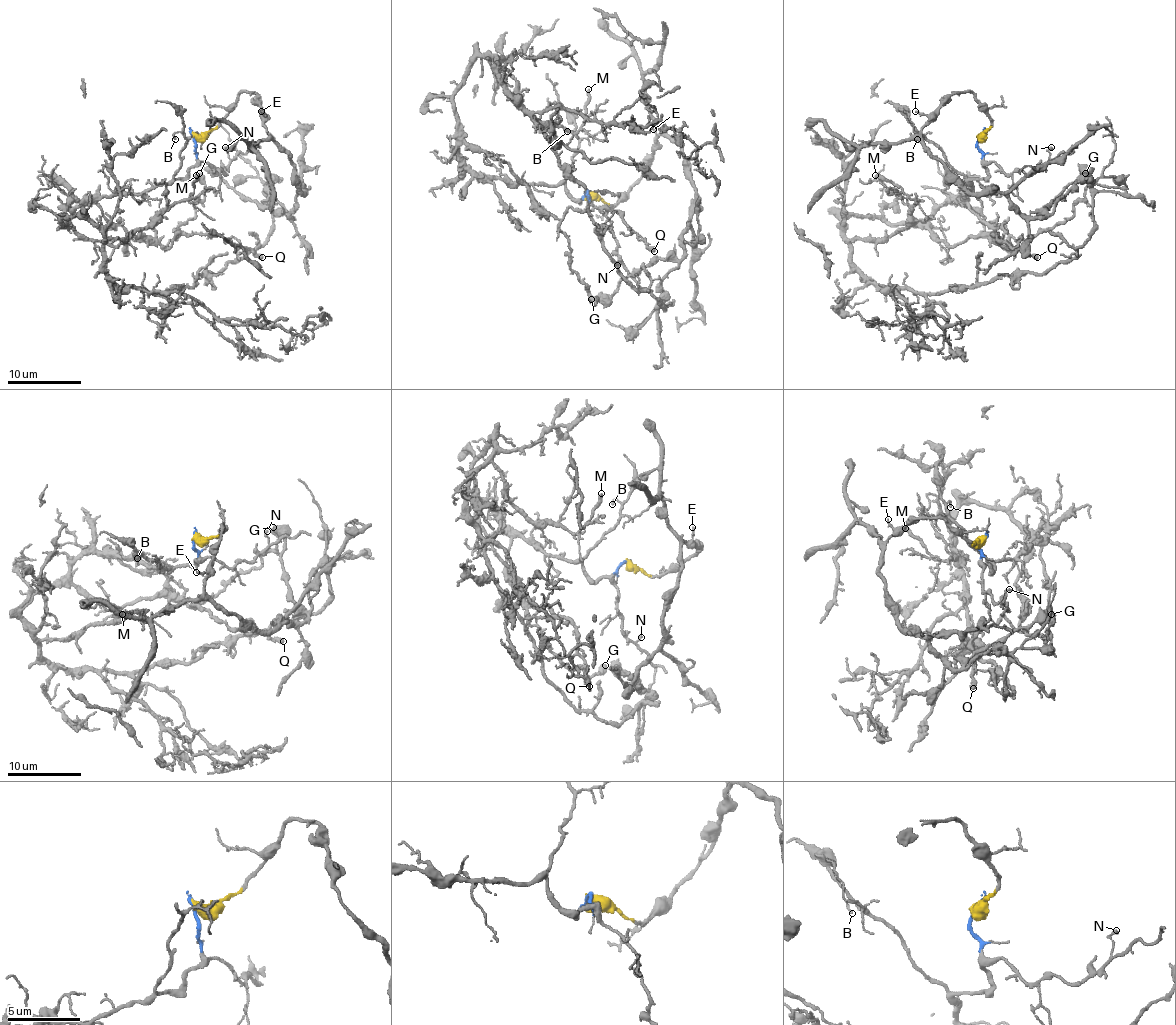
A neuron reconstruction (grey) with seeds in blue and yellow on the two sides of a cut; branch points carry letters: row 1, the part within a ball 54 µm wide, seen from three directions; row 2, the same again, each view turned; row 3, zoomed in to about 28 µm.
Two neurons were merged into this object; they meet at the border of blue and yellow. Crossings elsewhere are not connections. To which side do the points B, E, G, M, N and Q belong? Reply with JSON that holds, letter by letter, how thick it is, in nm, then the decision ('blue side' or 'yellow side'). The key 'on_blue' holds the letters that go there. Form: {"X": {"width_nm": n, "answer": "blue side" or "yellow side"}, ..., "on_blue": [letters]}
{"B": {"width_nm": 120, "answer": "blue side"}, "E": {"width_nm": 120, "answer": "yellow side"}, "G": {"width_nm": 600, "answer": "blue side"}, "M": {"width_nm": 340, "answer": "blue side"}, "N": {"width_nm": 150, "answer": "blue side"}, "Q": {"width_nm": 440, "answer": "blue side"}, "on_blue": ["B", "G", "M", "N", "Q"]}

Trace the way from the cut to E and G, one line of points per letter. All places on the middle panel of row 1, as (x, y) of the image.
E: (586, 195), (599, 195), (608, 205), (614, 205), (643, 170), (656, 142), (653, 129)
G: (586, 195), (577, 201), (562, 184), (481, 179), (459, 146), (507, 164), (559, 221), (570, 267), (592, 299)

